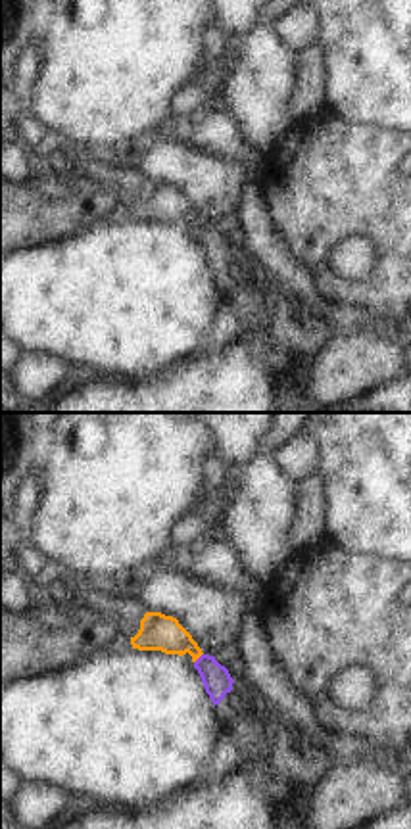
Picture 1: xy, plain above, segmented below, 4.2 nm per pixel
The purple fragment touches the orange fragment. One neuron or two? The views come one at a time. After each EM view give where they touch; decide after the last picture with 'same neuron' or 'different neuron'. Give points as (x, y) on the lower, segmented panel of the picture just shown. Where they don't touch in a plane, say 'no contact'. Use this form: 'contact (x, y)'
contact (198, 659)

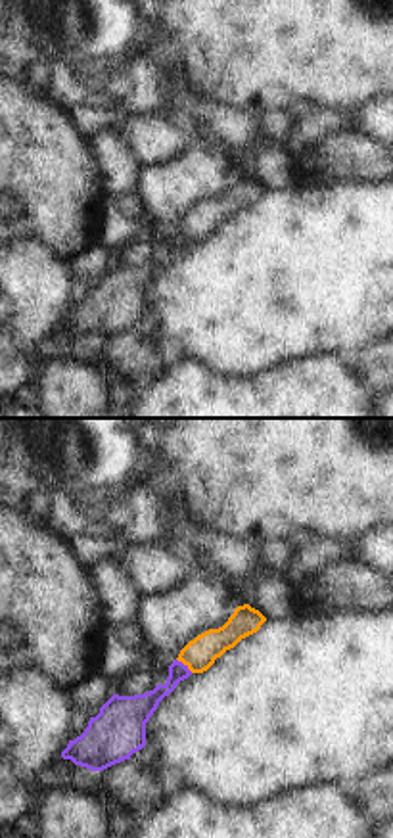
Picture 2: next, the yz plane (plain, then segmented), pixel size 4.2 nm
contact (183, 664)

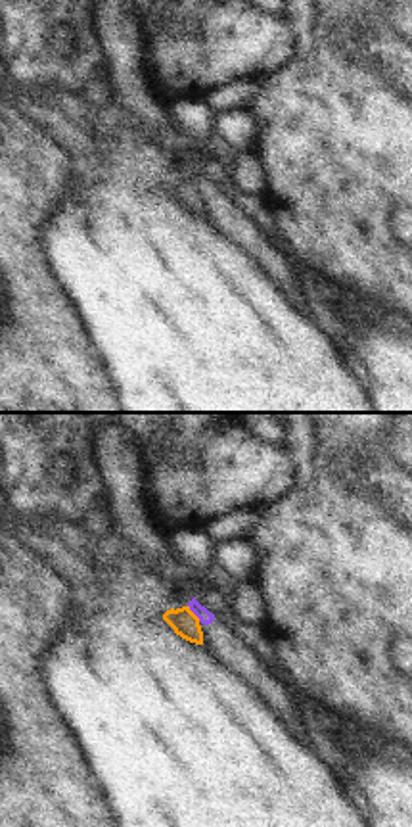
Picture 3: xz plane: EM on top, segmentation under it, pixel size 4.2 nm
contact (192, 611)

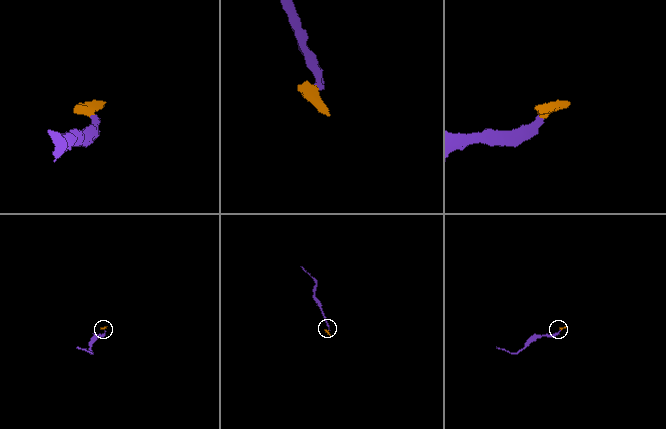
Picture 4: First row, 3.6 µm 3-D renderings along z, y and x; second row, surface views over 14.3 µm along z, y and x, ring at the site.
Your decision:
different neuron

